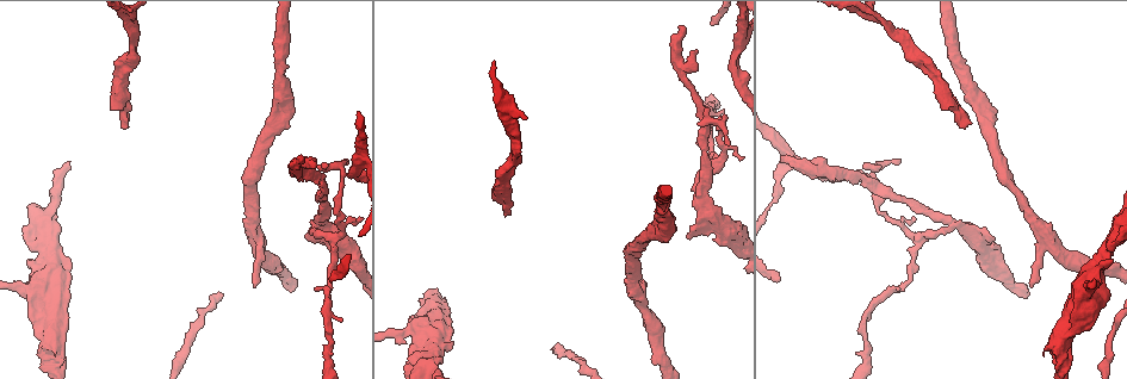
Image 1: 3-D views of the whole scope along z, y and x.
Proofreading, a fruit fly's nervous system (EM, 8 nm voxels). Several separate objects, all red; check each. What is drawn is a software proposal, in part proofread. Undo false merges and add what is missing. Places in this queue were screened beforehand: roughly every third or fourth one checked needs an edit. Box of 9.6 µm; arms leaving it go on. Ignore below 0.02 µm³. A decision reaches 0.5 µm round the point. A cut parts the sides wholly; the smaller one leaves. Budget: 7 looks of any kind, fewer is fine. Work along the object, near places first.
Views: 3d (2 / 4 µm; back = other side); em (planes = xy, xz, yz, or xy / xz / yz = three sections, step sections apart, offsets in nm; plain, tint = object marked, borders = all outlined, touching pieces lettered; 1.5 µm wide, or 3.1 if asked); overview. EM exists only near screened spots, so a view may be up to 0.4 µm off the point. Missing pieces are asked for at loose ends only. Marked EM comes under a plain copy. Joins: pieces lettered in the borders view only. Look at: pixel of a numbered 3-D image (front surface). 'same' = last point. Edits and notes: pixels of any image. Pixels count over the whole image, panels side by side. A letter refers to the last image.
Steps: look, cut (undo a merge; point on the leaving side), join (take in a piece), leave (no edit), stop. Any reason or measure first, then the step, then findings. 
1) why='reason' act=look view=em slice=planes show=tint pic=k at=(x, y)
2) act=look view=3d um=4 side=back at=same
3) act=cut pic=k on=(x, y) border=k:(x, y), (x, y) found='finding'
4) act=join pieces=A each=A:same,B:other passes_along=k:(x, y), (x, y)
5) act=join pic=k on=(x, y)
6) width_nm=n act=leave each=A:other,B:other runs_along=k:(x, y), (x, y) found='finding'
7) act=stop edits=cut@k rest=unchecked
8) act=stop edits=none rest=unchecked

why='branch stops here' act=look view=3d um=4 side=back pic=1 at=(1030, 285)

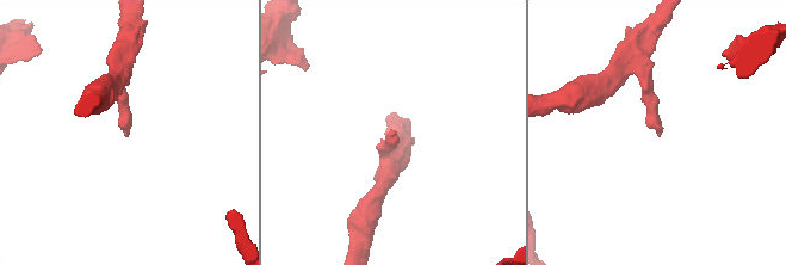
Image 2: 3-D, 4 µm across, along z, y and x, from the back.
act=look view=em slice=planes show=borders pic=2 at=(659, 134)

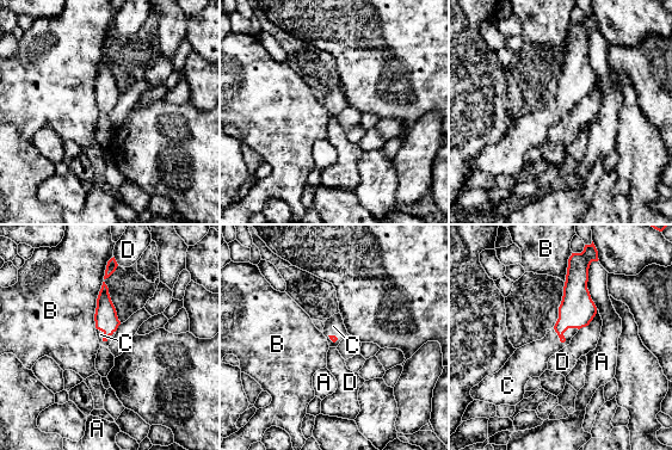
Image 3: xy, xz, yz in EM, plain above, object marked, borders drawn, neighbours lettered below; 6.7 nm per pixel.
longest_contact=B:320nm act=join pieces=C each=A:other,B:other,C:same,D:other passes_along=3:(577, 309), (565, 338), (534, 357) found='the neuron continues'

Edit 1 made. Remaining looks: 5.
act=look view=overview

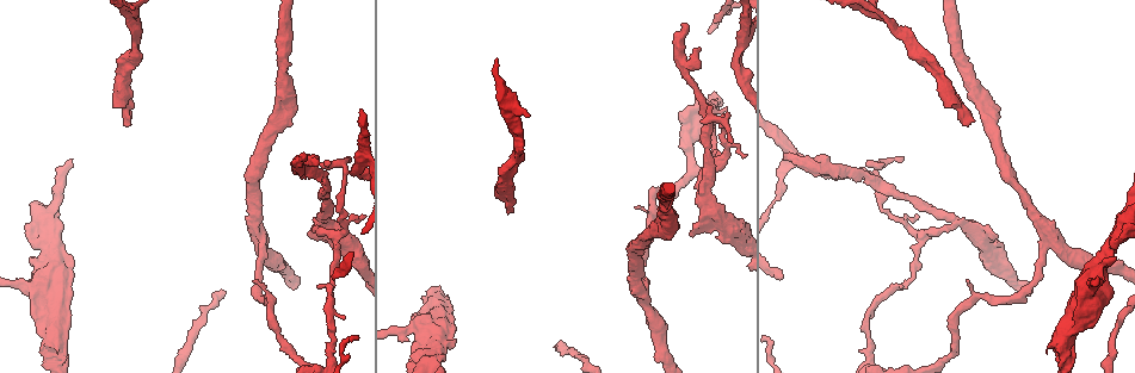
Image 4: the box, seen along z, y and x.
why='three arms meet' act=look view=3d um=4 pic=4 at=(950, 224)

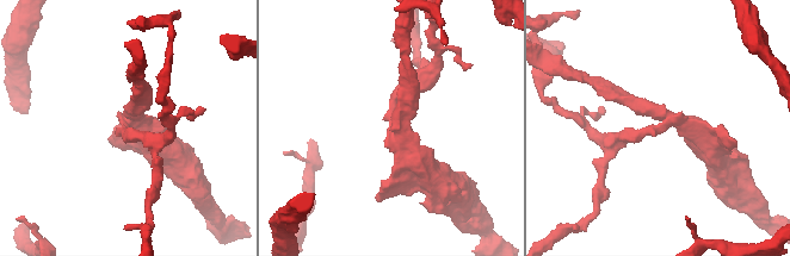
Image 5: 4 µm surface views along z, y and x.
arms=3 arm_widths_nm=170,190,400 act=look view=em slice=planes show=tint pic=5 at=(658, 119)

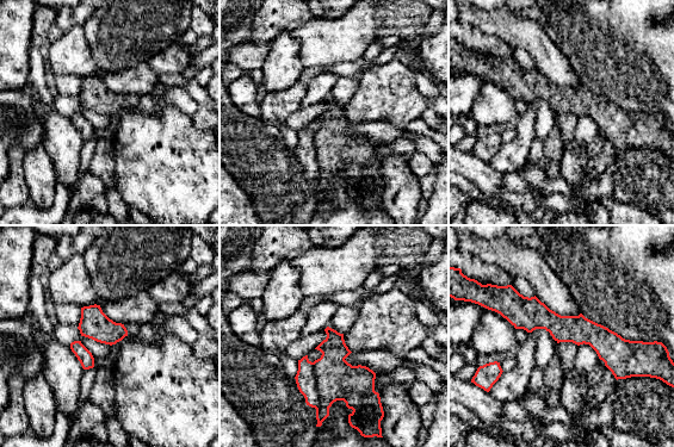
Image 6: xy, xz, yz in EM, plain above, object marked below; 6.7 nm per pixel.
act=look view=em slice=planes show=borders at=same

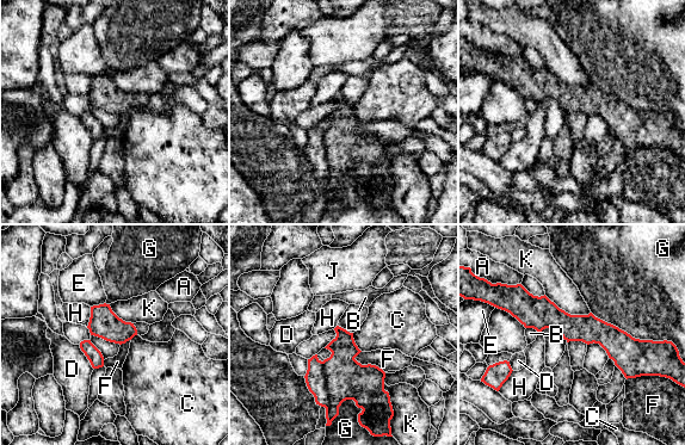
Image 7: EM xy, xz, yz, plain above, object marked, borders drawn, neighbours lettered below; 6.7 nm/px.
longest_contact=G:480nm act=cut pic=7 on=(315, 379) each=A:other,B:other,C:other,D:other,E:other,F:other,G:other,H:other,J:other,K:other border=7:(322, 362), (327, 397), (325, 407) found='two neurons meet here'

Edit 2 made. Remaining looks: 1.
act=stop edits=join@3,cut@7 rest=unchecked

